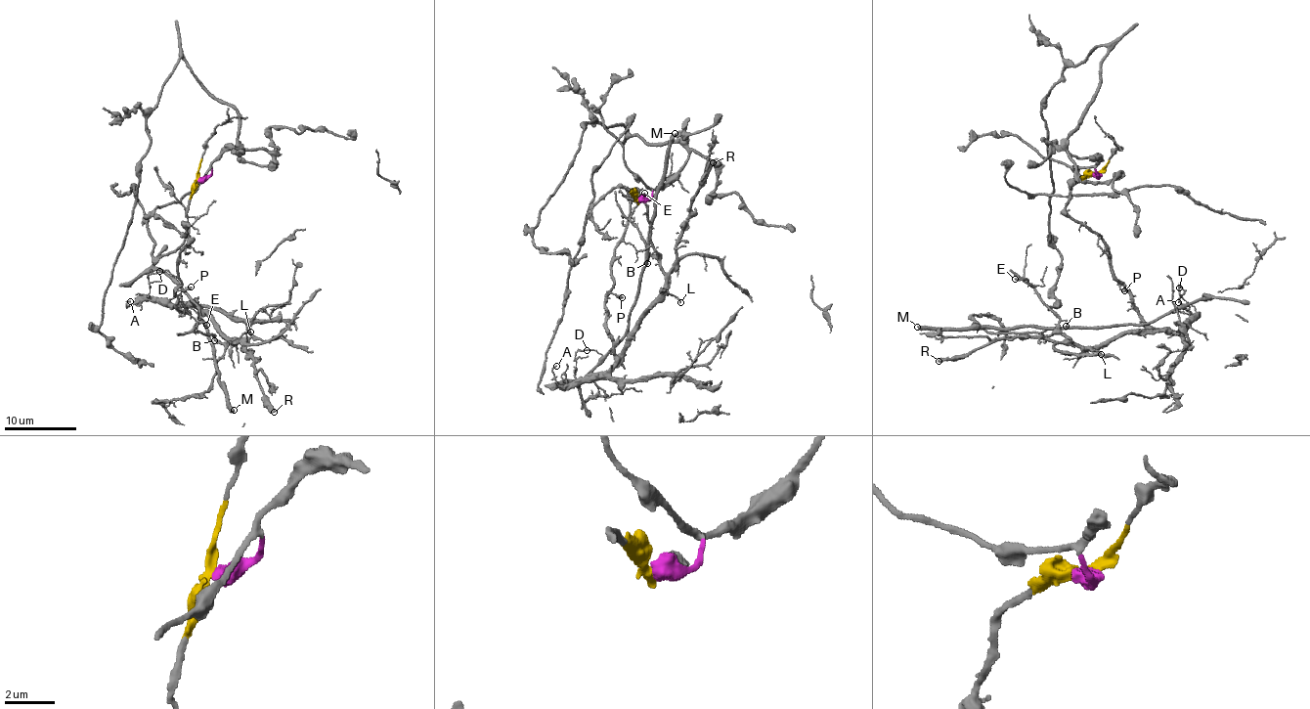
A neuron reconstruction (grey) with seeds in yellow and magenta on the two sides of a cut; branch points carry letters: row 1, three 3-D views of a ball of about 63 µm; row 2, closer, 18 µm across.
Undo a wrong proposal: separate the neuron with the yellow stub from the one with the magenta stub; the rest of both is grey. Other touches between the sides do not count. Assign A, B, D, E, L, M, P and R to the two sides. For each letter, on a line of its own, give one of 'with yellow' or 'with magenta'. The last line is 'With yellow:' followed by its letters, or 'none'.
A: with yellow
B: with yellow
D: with yellow
E: with yellow
L: with yellow
M: with yellow
P: with yellow
R: with yellow
With yellow: A, B, D, E, L, M, P, R

